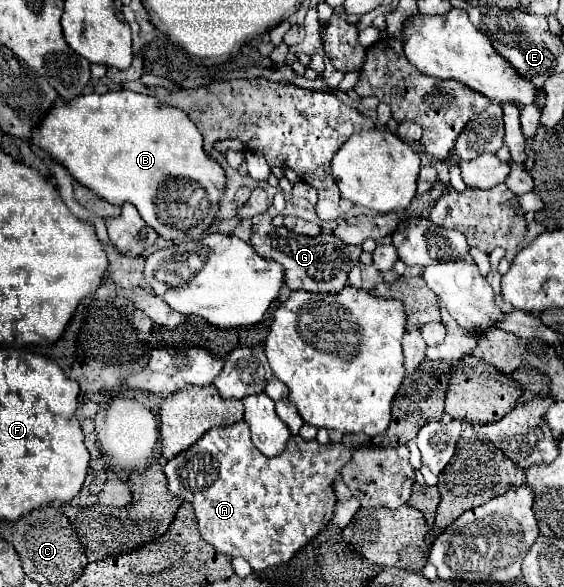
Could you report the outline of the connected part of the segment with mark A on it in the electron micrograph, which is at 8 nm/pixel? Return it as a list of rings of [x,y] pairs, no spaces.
[[[240,421],[228,427],[212,427],[206,431],[190,449],[172,457],[172,461],[166,461],[164,475],[168,479],[170,493],[192,505],[198,531],[202,539],[216,549],[216,553],[230,559],[242,557],[254,571],[264,571],[268,567],[288,563],[332,521],[336,505],[334,481],[350,459],[352,451],[342,443],[320,445],[316,439],[306,443],[298,435],[292,435],[288,449],[284,449],[280,457],[264,457],[254,447],[248,425]]]

